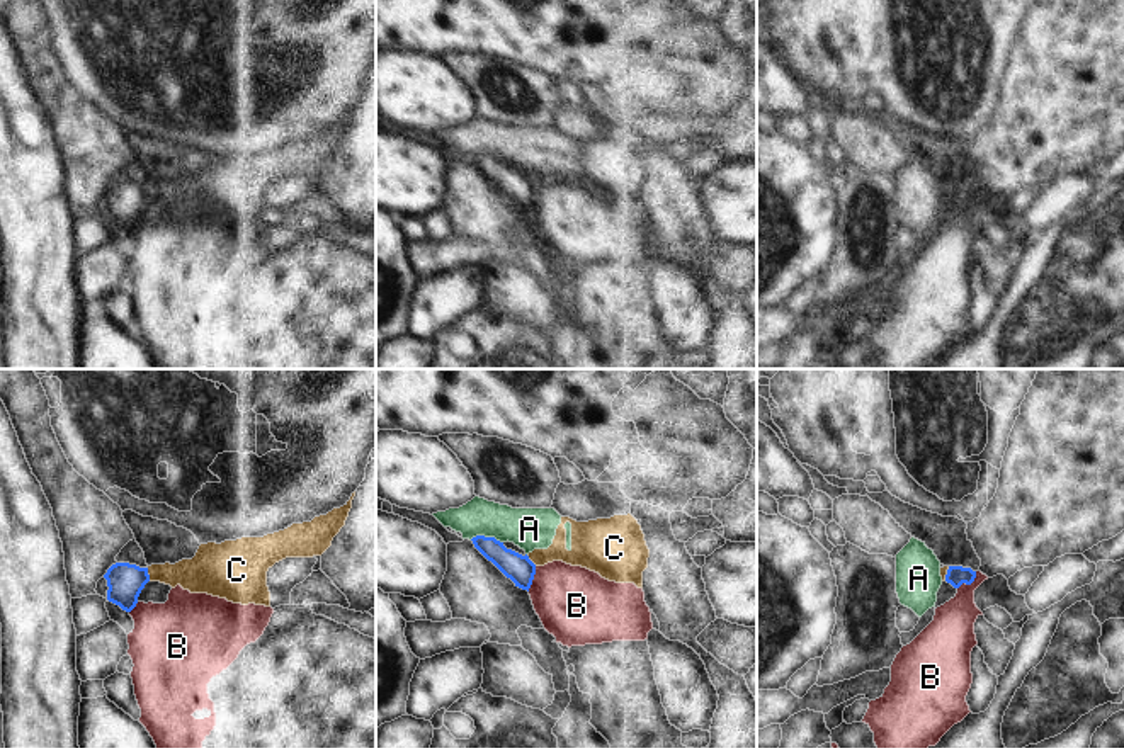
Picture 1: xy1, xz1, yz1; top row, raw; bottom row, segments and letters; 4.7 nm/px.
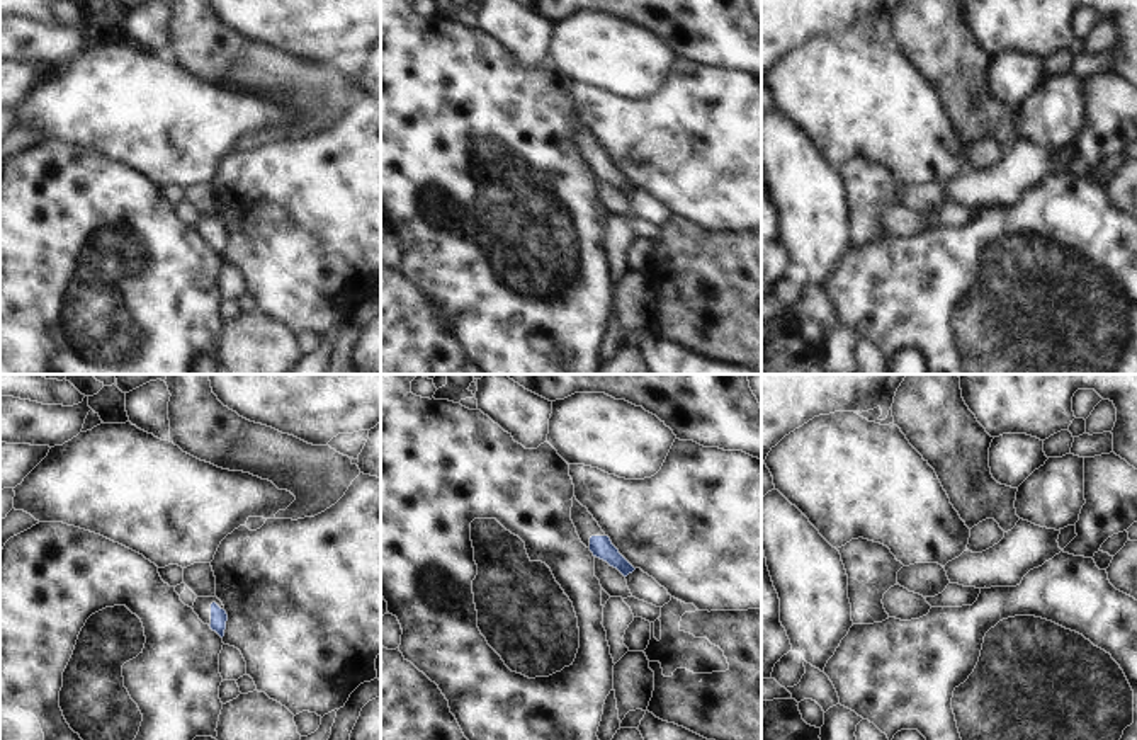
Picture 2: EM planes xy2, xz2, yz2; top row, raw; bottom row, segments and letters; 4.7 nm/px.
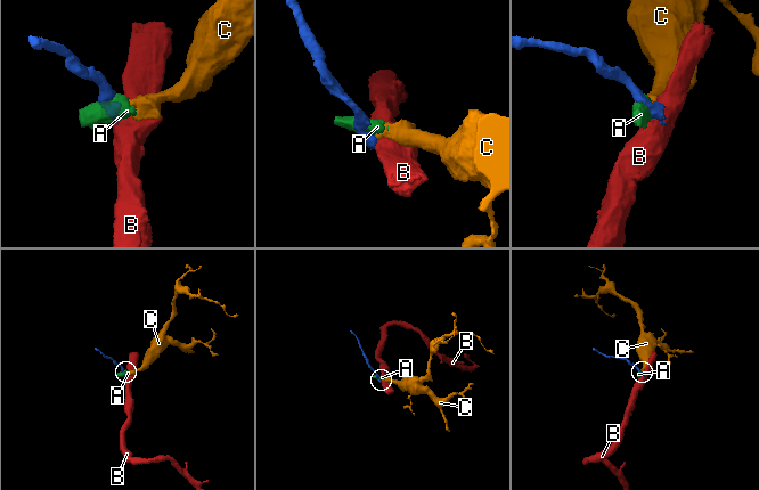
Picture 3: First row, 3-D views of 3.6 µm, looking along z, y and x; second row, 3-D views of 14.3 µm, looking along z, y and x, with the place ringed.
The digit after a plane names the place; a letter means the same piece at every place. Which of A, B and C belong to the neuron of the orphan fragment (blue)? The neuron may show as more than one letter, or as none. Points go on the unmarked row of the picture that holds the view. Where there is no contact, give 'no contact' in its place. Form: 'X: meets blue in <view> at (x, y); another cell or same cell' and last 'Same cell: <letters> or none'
A: meets blue in xz1 at (487, 157); another cell
B: meets blue in yz1 at (970, 203); another cell
C: meets blue in xy1 at (148, 194); another cell
Same cell: none

